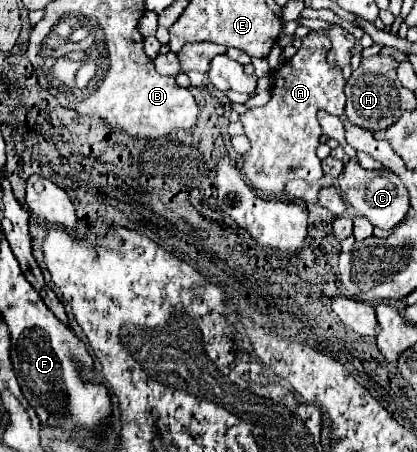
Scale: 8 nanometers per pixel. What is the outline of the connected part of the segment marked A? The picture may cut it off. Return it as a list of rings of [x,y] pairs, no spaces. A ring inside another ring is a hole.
[[[309,32],[303,38],[303,48],[291,58],[291,62],[285,62],[275,72],[271,102],[241,114],[241,124],[251,140],[251,150],[245,154],[243,162],[243,174],[247,184],[261,196],[279,196],[285,188],[285,182],[293,178],[315,182],[323,176],[321,160],[315,154],[319,136],[322,135],[317,112],[325,110],[331,114],[338,113],[338,116],[345,113],[345,78],[341,70],[333,70],[327,64],[325,52],[329,52],[327,36],[323,32]],[[267,126],[269,130],[263,132]]]

